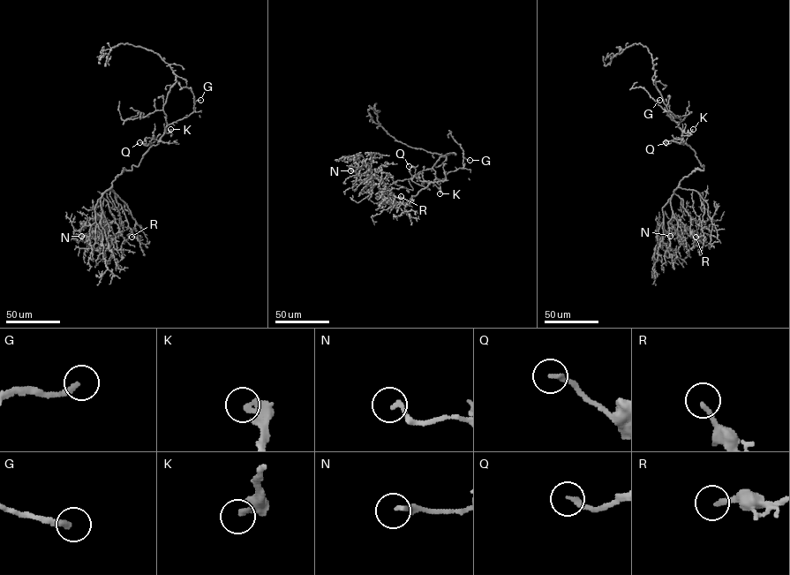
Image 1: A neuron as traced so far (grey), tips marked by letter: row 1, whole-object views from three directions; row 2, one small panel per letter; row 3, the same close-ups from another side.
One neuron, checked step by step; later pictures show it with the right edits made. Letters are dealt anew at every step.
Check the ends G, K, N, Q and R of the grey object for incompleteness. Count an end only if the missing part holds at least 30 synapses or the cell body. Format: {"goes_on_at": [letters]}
{"goes_on_at": ["G"]}

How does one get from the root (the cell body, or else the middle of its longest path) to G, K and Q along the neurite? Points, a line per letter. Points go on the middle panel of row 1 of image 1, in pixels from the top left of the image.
G: (427, 185), (435, 179), (442, 179), (448, 172), (462, 168), (463, 157), (470, 160)
K: (427, 185), (433, 183), (440, 190), (440, 193)
Q: (427, 185), (428, 183), (414, 176), (416, 169), (409, 166)

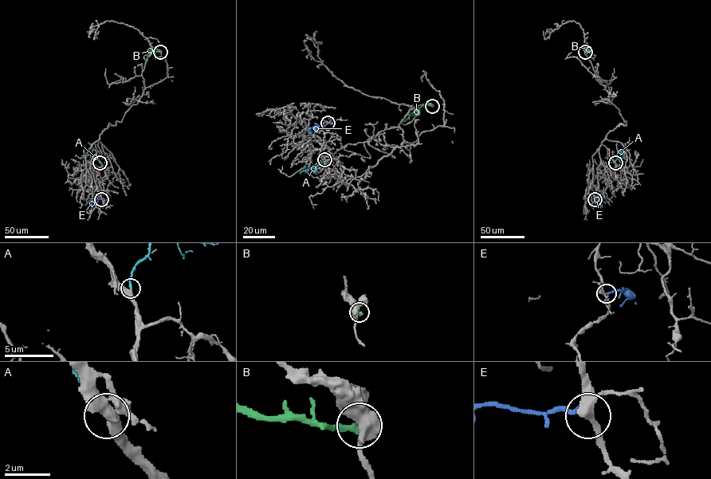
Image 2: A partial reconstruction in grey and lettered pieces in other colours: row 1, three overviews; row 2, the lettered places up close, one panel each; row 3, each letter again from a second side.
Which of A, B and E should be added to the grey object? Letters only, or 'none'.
A

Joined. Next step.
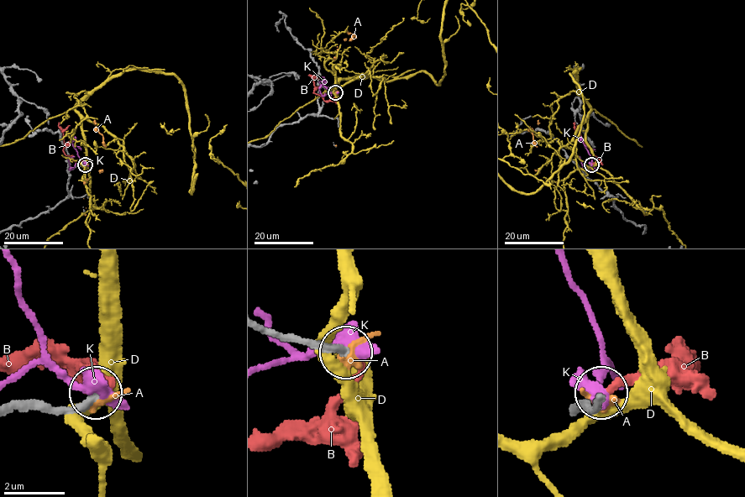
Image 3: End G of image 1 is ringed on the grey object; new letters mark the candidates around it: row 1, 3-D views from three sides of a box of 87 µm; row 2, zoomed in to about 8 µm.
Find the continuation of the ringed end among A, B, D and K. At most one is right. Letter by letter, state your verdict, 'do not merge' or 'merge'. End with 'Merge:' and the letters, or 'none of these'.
A: do not merge
B: merge
D: do not merge
K: do not merge
Merge: B

